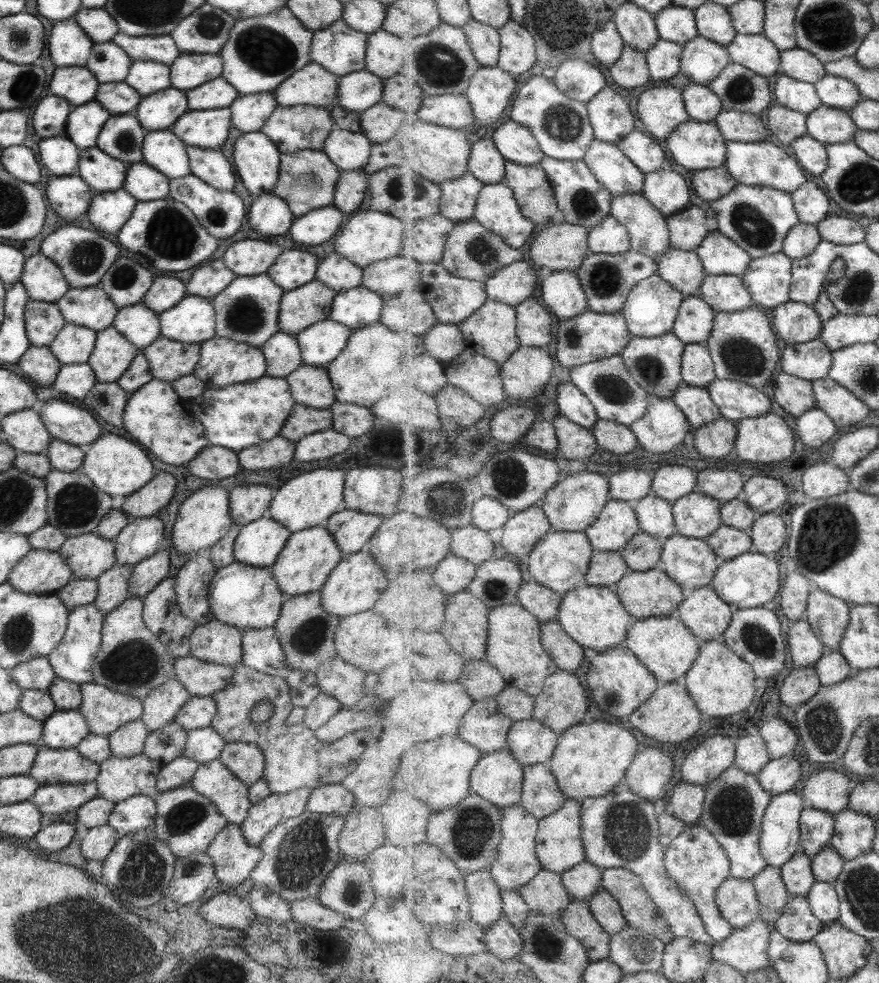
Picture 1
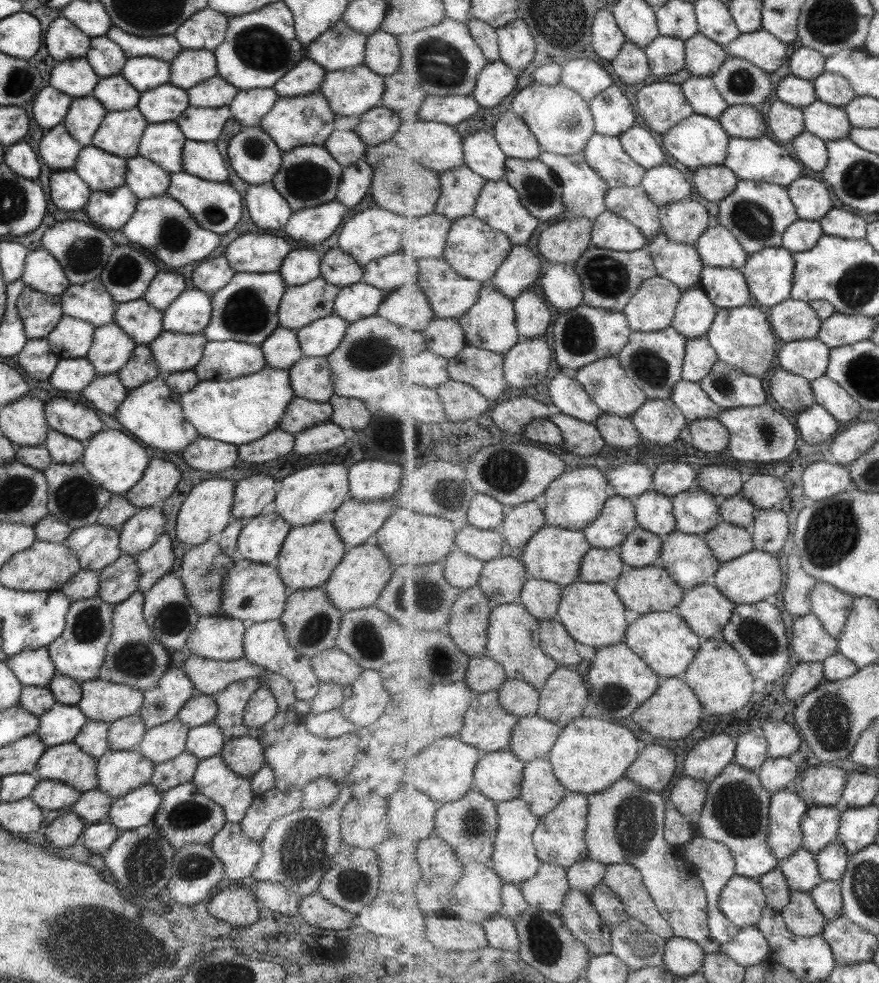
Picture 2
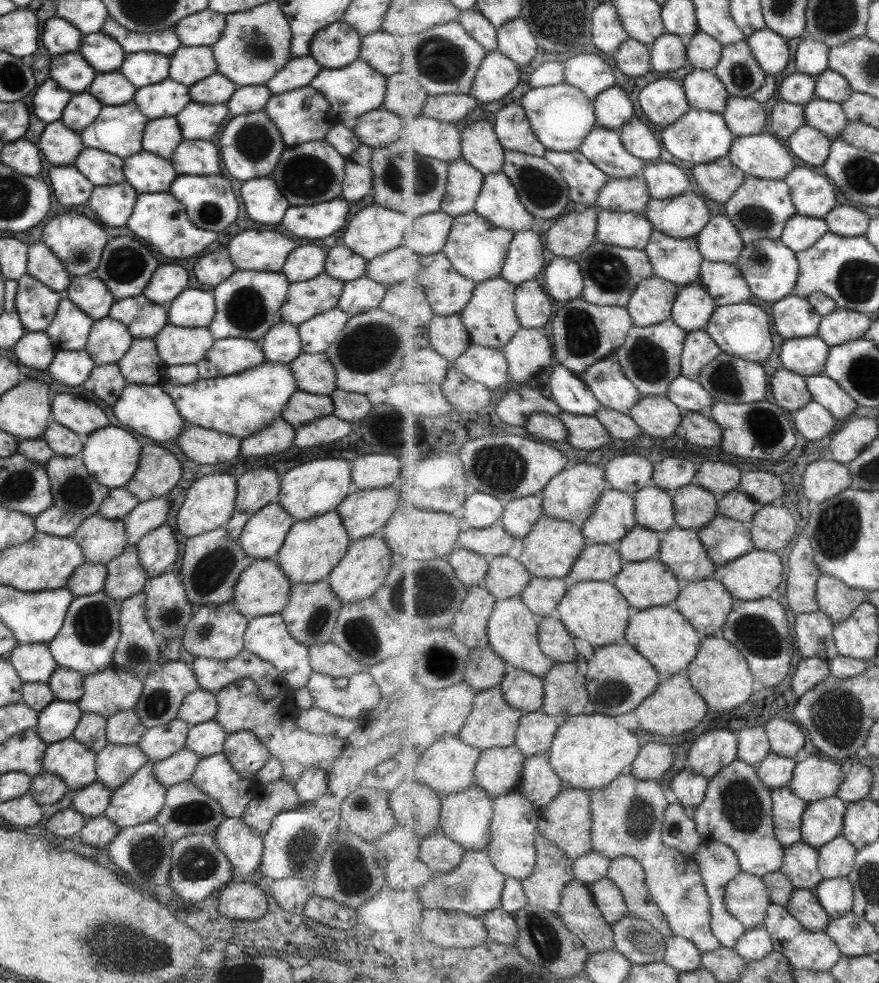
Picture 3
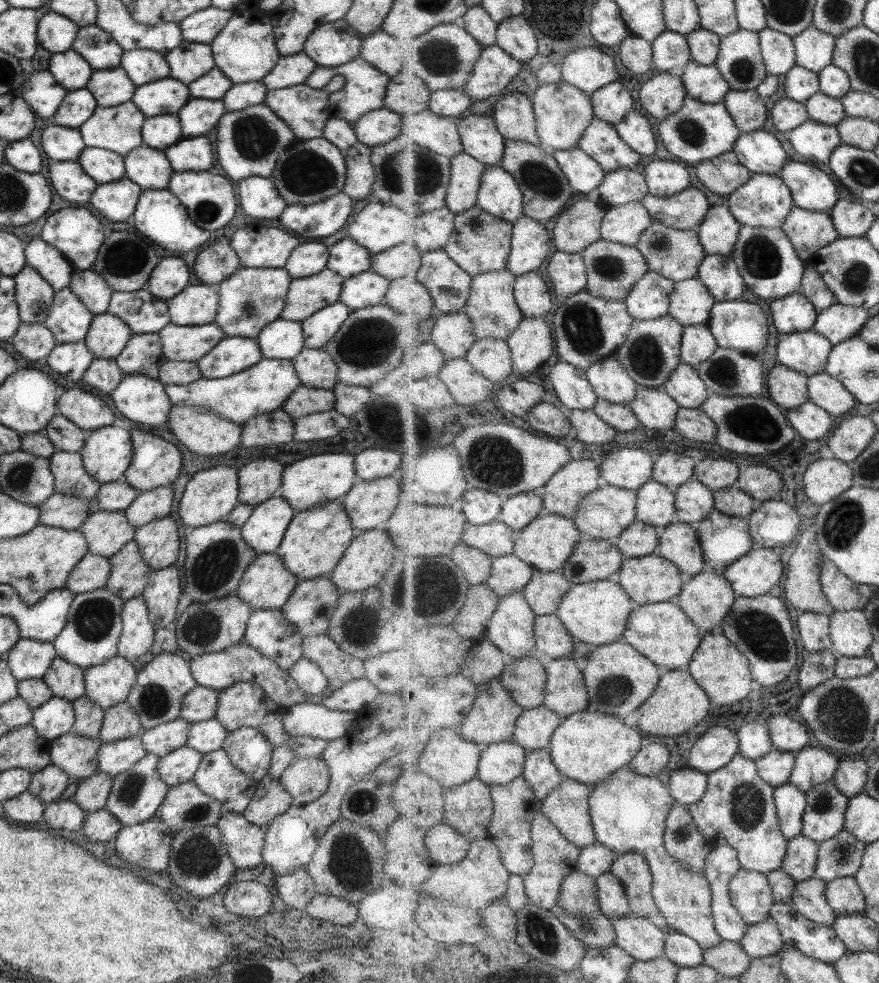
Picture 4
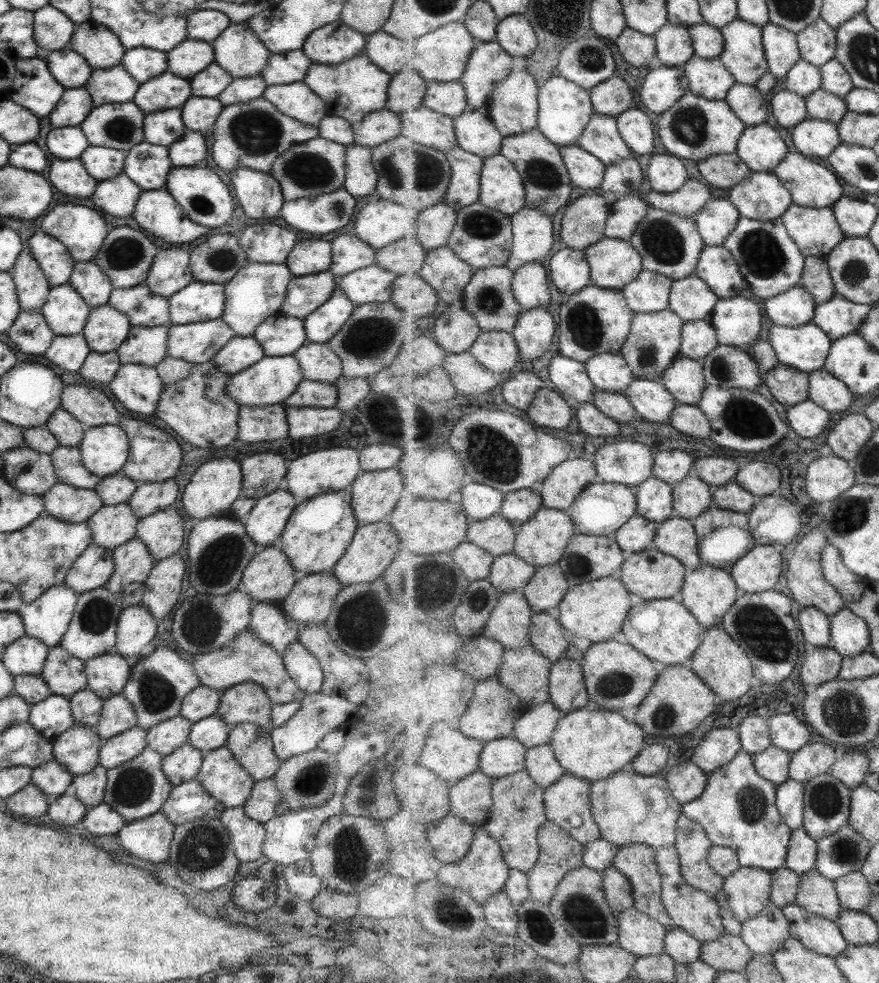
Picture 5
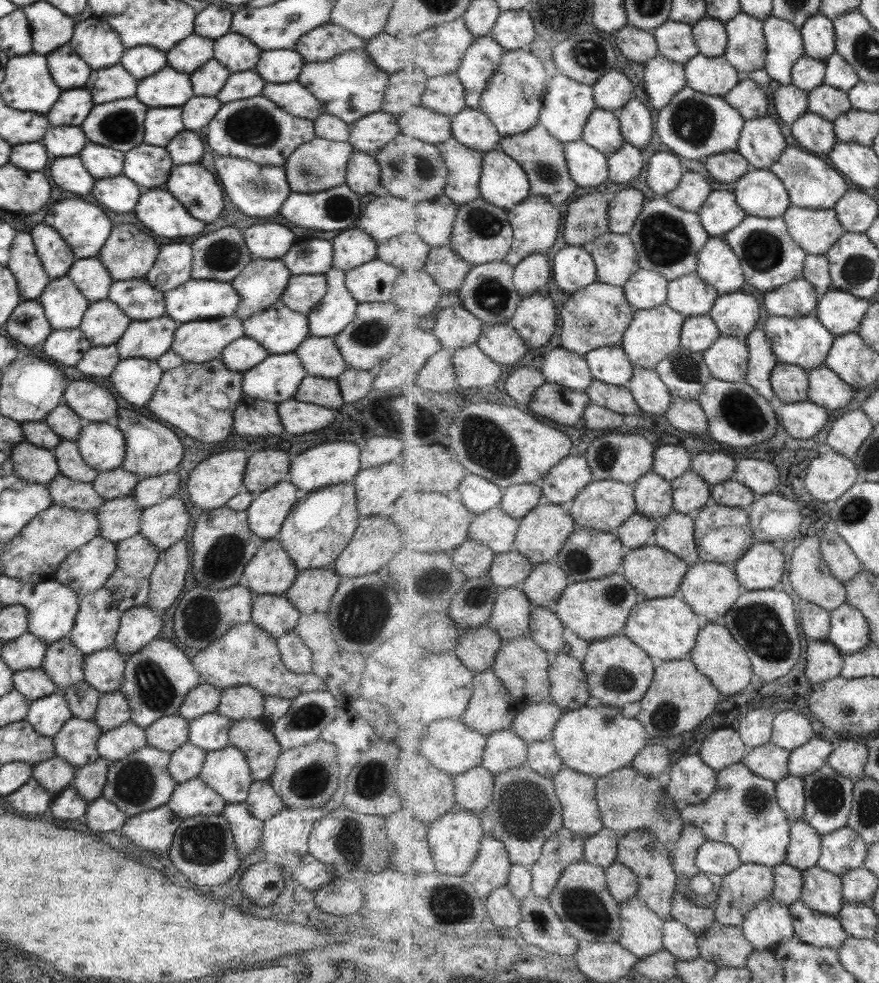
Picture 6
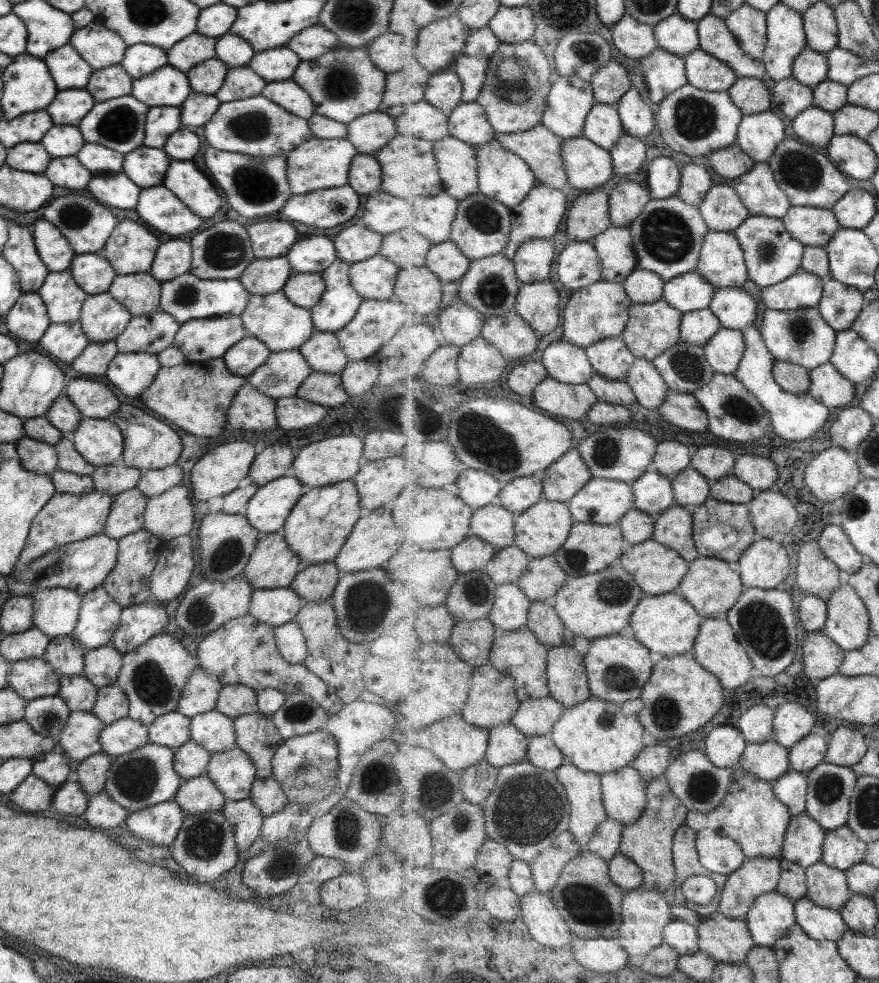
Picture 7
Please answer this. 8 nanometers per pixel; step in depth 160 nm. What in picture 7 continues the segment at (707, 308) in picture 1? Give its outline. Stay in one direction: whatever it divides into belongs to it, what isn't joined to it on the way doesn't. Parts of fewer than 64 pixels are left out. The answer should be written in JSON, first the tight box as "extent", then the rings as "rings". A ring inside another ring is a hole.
{"extent":[664,270,716,313],"rings":[[[696,270],[668,281],[664,287],[664,300],[686,313],[709,308],[715,292],[716,288]]]}

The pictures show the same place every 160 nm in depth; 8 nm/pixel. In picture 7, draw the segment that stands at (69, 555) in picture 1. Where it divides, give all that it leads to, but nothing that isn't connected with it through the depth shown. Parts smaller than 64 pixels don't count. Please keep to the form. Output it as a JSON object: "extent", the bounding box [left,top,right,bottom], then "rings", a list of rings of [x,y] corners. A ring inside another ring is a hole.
{"extent":[102,488,147,540],"rings":[[[137,488],[114,495],[102,533],[119,540],[141,529],[147,499]]]}

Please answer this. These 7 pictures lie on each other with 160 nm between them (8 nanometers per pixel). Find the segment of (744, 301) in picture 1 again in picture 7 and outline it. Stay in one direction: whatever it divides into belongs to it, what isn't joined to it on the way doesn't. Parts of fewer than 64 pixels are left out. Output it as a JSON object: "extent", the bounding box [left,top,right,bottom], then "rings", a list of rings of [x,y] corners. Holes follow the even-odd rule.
{"extent":[697,232,750,288],"rings":[[[734,232],[707,233],[697,272],[715,288],[746,285],[750,280],[746,256]]]}

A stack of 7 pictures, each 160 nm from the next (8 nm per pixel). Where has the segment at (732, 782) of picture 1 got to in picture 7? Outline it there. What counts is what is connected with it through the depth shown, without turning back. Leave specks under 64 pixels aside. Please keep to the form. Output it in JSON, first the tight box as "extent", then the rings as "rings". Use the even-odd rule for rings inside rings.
{"extent":[686,768,793,858],"rings":[[[738,768],[730,792],[726,794],[726,797],[719,804],[719,808],[709,814],[690,810],[686,825],[696,832],[710,828],[736,840],[748,858],[782,856],[786,834],[790,829],[793,816],[790,814],[790,808],[777,798],[774,782],[762,780],[749,770]]]}

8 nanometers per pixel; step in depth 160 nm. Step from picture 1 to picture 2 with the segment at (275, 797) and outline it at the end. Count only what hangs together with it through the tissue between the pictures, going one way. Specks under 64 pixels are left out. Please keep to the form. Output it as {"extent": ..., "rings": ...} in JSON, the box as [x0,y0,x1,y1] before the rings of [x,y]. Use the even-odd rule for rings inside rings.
{"extent":[240,789,302,843],"rings":[[[269,789],[257,794],[240,820],[240,829],[251,840],[259,843],[271,821],[297,811],[302,807],[302,793],[299,790],[287,791]]]}

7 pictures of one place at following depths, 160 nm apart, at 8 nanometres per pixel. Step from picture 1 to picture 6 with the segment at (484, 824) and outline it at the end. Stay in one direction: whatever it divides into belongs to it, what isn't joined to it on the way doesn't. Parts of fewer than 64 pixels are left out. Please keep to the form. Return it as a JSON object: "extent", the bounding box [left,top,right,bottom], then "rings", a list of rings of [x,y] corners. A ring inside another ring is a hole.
{"extent":[454,765,495,815],"rings":[[[482,765],[454,776],[454,789],[459,808],[481,815],[494,798],[495,775]]]}

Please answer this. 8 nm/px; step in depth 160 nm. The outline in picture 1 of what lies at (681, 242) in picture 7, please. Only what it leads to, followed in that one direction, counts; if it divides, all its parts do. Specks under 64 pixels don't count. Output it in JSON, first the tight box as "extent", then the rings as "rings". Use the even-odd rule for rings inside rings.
{"extent":[658,247,706,297],"rings":[[[672,247],[658,261],[660,275],[683,296],[702,297],[703,280],[706,278],[703,261],[696,251]]]}

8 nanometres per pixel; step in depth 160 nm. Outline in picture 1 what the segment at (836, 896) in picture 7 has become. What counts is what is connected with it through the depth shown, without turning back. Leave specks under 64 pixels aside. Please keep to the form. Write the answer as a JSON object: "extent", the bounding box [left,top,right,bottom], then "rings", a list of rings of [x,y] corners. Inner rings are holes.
{"extent":[776,895,825,942],"rings":[[[793,895],[776,920],[778,931],[797,942],[809,942],[825,927],[825,923],[815,916],[806,896]]]}

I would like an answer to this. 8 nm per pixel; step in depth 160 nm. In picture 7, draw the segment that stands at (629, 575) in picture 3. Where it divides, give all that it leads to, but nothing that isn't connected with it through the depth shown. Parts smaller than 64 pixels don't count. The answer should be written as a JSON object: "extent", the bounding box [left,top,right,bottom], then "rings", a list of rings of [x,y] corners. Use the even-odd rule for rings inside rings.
{"extent":[618,538,689,596],"rings":[[[654,538],[641,544],[627,545],[618,565],[636,577],[645,595],[653,596],[678,591],[689,569],[689,562],[683,559],[679,552],[665,546],[662,542],[657,542]]]}

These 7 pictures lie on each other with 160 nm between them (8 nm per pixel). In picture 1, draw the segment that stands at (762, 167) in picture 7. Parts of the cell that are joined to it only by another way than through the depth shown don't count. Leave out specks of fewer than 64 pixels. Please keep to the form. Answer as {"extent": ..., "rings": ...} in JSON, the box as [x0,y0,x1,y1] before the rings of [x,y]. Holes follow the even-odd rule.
{"extent":[709,183,800,260],"rings":[[[738,183],[726,197],[709,205],[716,212],[718,230],[734,239],[753,260],[781,252],[786,236],[800,223],[792,193],[770,186]]]}

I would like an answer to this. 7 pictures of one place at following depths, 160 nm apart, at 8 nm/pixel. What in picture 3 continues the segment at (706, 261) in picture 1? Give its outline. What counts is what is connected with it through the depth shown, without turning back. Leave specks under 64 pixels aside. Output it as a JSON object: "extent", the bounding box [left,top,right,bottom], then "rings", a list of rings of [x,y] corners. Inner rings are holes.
{"extent":[697,212,745,265],"rings":[[[724,212],[712,215],[710,224],[697,237],[703,259],[711,262],[736,265],[745,245],[738,227]]]}

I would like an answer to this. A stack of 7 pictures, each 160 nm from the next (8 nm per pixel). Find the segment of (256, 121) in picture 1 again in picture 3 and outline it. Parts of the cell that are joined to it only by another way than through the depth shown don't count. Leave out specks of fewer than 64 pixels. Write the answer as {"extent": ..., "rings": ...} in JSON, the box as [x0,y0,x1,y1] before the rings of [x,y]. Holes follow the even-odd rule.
{"extent":[226,85,271,117],"rings":[[[265,85],[237,87],[226,102],[228,112],[233,117],[257,112],[262,110],[271,95],[271,91]]]}

